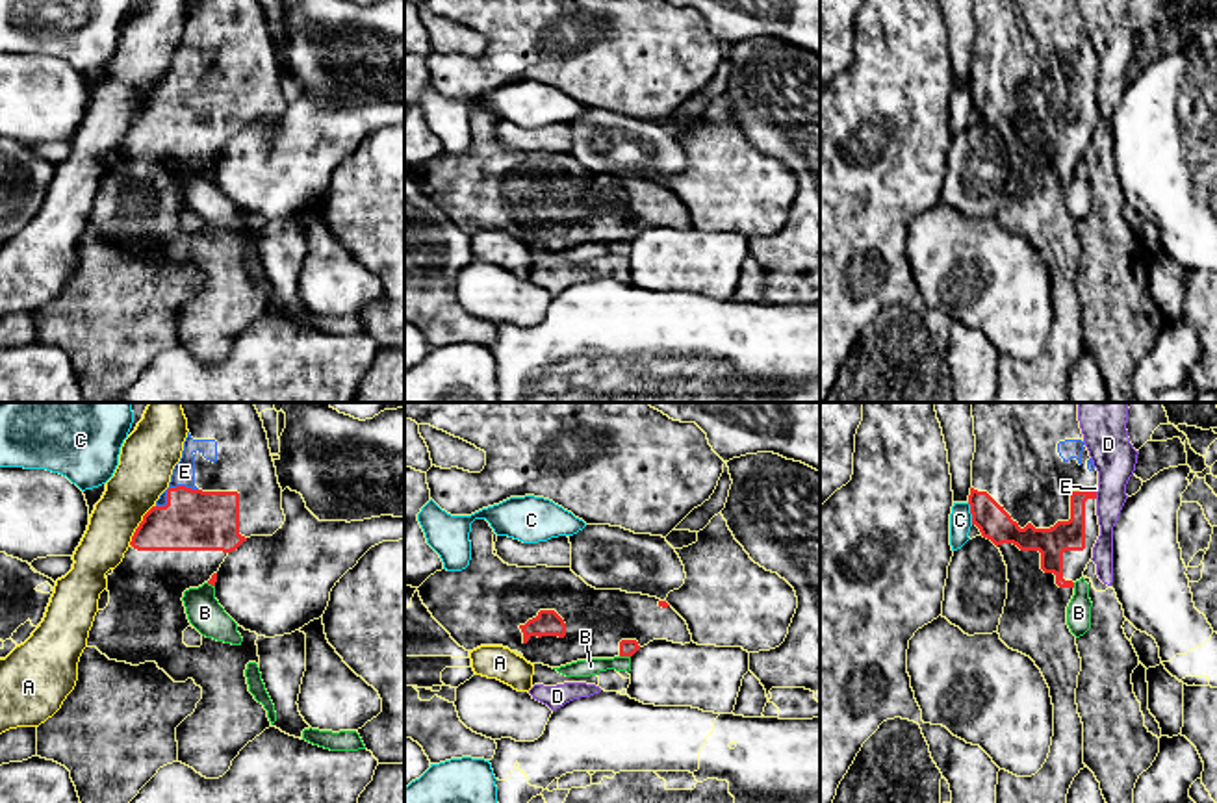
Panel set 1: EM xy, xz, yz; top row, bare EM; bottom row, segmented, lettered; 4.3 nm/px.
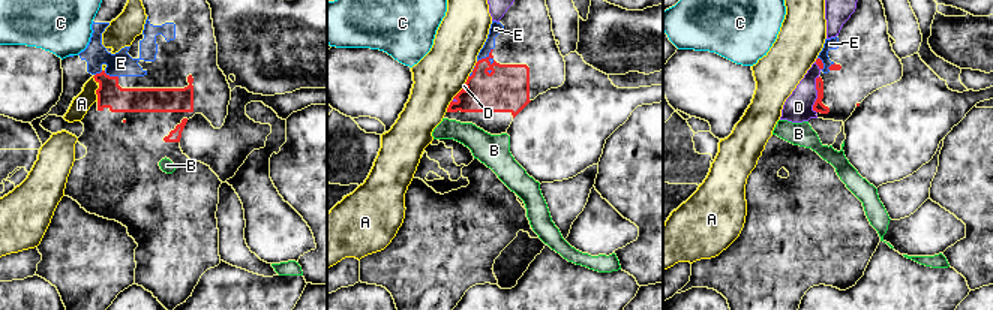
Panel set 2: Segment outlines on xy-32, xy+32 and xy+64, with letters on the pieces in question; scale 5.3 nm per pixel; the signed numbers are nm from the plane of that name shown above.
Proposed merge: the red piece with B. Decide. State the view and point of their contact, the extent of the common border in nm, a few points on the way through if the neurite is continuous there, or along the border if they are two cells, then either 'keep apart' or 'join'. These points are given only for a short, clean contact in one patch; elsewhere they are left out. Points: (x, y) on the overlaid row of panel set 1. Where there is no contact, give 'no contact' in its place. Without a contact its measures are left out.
contact xz (626, 655); length 50 nm; border xz (620, 655), (629, 657); keep apart

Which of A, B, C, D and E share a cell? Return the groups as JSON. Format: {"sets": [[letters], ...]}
{"sets": [["A"], ["B"], ["C"], ["D"], ["E"]]}

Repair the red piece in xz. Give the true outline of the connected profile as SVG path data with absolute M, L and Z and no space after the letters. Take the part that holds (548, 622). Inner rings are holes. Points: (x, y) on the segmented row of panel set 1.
M475 519L471 523L469 542L471 560L466 569L436 571L417 588L432 618L466 651L480 645L503 645L521 653L531 664L560 668L586 658L633 656L653 640L668 640L683 645L692 642L686 621L666 601L621 590L596 590L577 577L571 567L518 567L505 564L495 551L497 534L486 519Z

